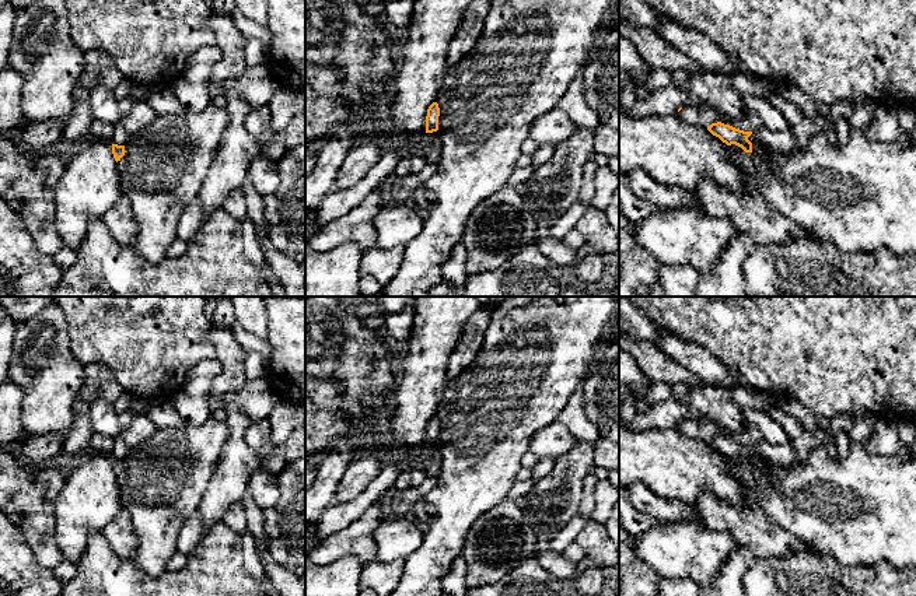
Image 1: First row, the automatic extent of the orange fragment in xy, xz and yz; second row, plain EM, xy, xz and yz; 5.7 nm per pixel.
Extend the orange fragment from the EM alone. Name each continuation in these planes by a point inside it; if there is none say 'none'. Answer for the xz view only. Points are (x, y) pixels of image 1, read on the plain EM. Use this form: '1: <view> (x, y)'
1: xz (432, 466)

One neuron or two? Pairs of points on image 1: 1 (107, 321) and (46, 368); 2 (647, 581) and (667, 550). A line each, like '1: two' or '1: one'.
1: two
2: two

